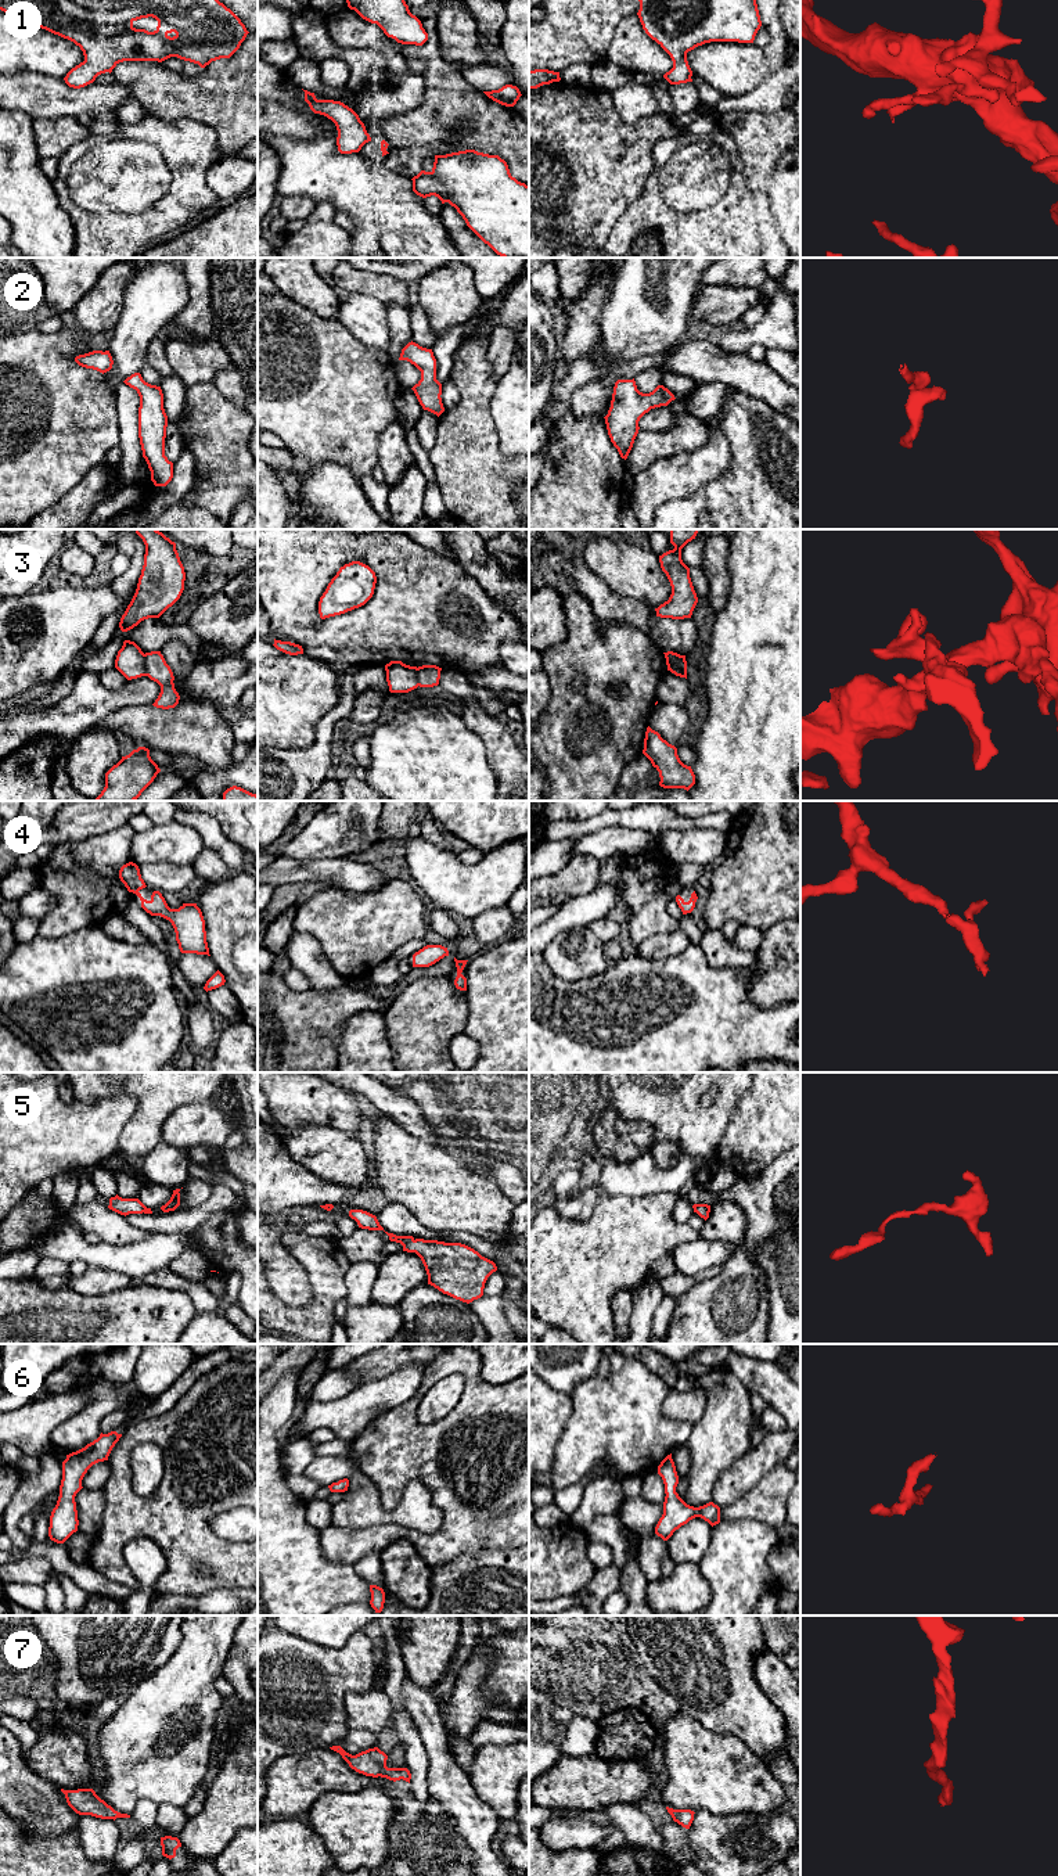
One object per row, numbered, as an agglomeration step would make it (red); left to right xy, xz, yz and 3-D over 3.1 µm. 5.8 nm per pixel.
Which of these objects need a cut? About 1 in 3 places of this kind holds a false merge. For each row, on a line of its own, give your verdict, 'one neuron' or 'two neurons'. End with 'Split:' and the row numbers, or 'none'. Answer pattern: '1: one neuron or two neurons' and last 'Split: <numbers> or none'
1: one neuron
2: one neuron
3: two neurons
4: one neuron
5: one neuron
6: one neuron
7: one neuron
Split: 3

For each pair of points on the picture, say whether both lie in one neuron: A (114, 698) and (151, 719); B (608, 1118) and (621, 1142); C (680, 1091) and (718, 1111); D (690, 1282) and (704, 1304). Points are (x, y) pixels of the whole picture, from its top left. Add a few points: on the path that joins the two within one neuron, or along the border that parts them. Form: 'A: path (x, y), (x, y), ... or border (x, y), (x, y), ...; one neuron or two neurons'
A: border (151, 703), (119, 707), (108, 712), (99, 722); two neurons
B: path (610, 1124), (611, 1132), (615, 1136); one neuron
C: path (690, 1100), (701, 1111), (708, 1111); one neuron
D: border (720, 1268), (713, 1276), (702, 1279), (677, 1298); two neurons

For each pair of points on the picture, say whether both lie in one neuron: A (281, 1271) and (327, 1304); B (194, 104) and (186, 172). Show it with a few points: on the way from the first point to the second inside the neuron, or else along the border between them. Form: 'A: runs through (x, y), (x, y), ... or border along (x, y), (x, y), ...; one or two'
A: border along (298, 1261), (312, 1300), (292, 1308); two
B: border along (161, 118), (204, 122), (218, 142); two

